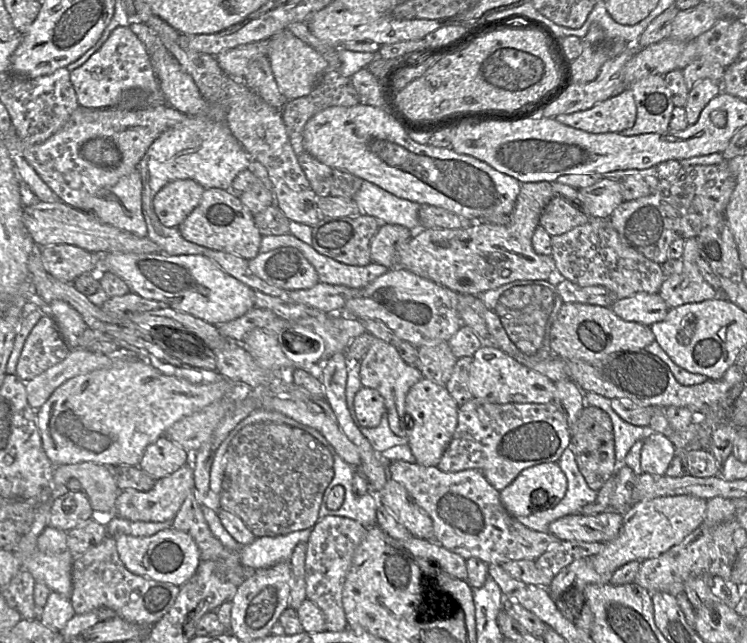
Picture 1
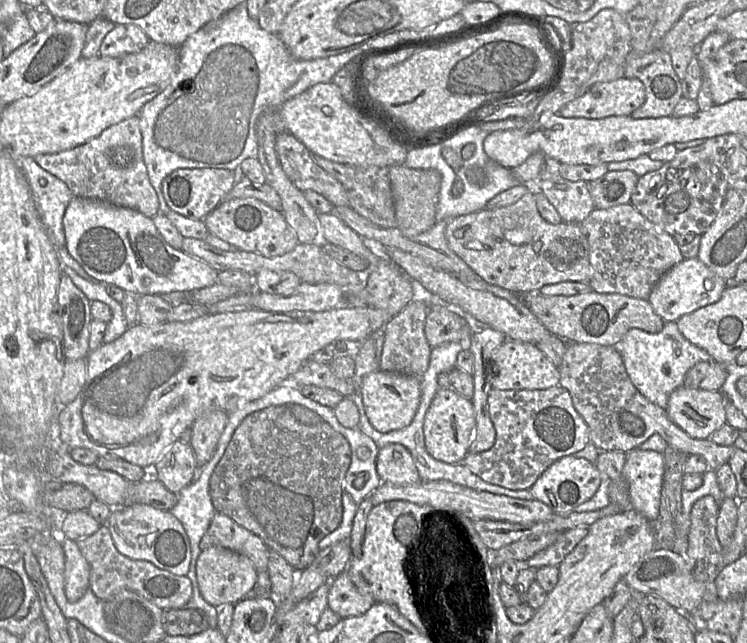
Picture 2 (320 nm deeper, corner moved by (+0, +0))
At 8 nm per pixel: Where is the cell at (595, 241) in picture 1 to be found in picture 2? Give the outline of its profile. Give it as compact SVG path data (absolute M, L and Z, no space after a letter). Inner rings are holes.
M630 203L606 209L595 208L580 223L580 228L588 241L589 261L593 269L588 284L597 293L617 293L647 300L660 278L684 259L675 238L657 228Z

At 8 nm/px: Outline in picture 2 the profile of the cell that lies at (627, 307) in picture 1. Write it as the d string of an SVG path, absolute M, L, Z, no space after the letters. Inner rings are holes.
M694 257L683 259L669 269L653 287L647 300L665 322L671 322L677 321L680 317L701 307L717 302L726 287L725 279Z

